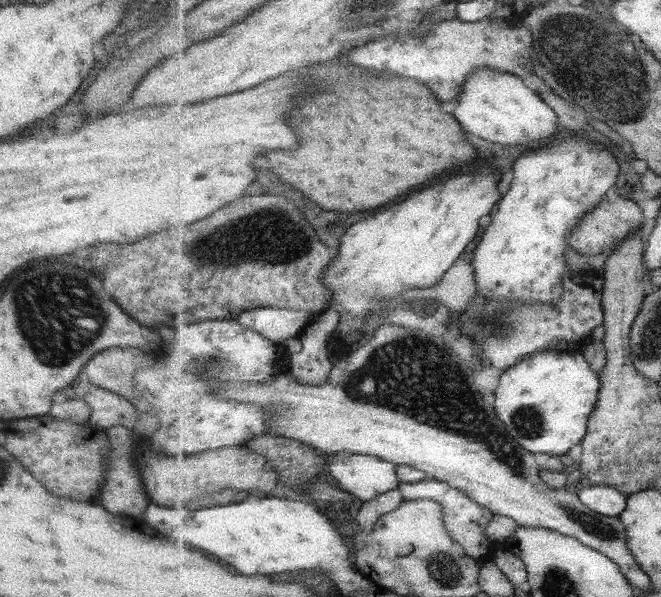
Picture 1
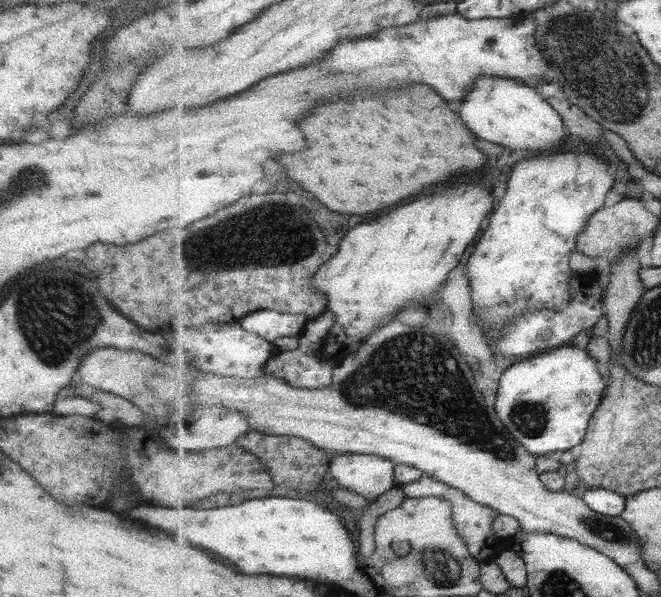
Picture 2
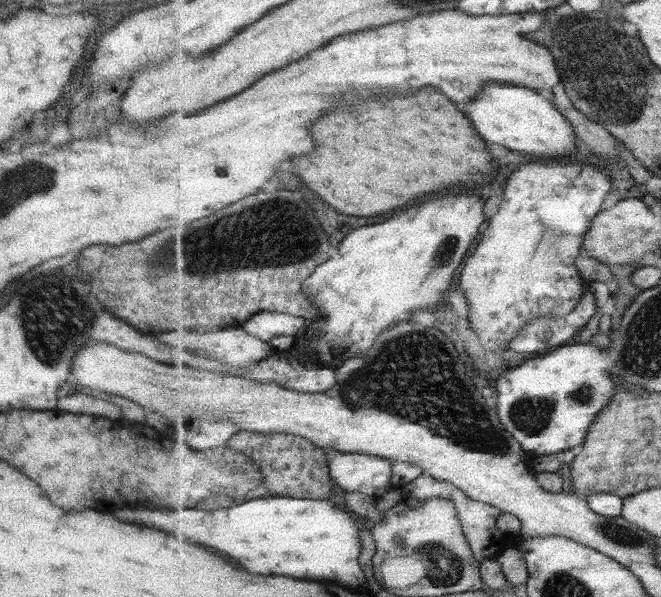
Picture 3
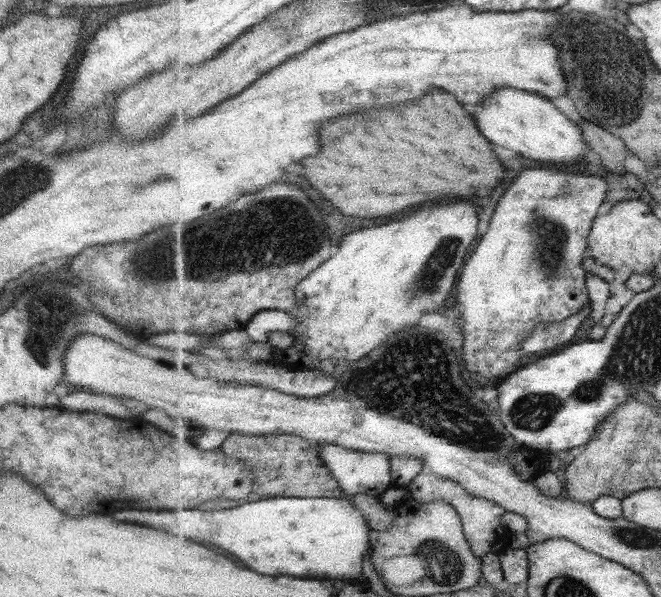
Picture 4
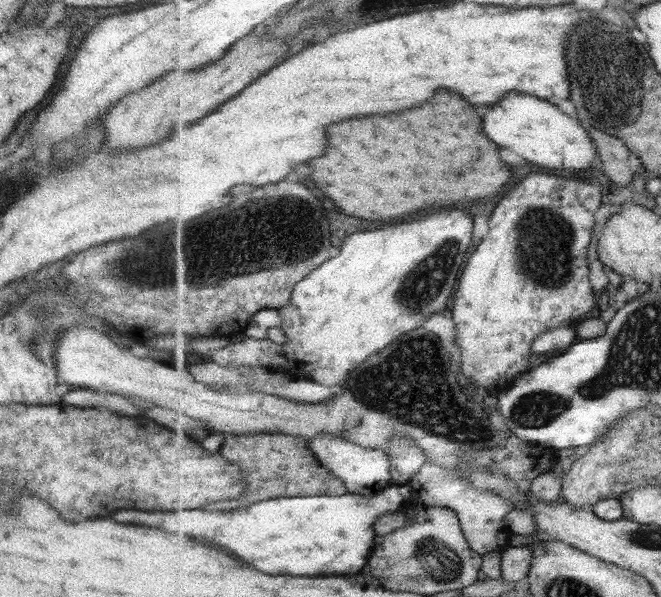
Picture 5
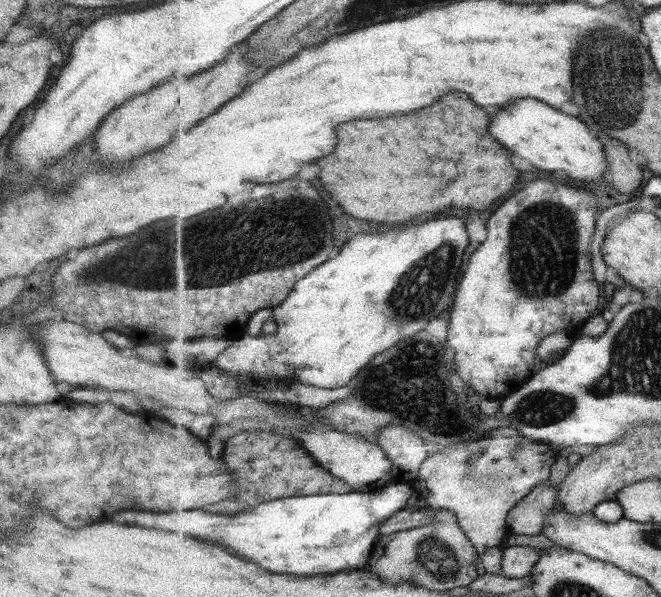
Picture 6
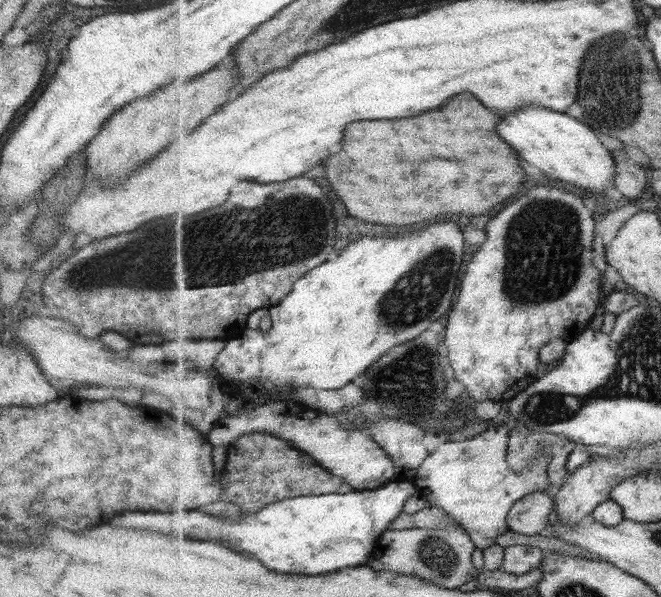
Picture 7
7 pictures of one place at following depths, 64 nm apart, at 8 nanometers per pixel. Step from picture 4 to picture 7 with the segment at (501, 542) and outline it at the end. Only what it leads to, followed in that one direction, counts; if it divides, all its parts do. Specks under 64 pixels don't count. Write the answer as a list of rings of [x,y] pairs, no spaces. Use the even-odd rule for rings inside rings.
[[[495,426],[487,432],[479,433],[475,438],[464,441],[447,441],[438,446],[421,465],[417,477],[413,482],[417,485],[419,494],[427,499],[431,506],[444,508],[457,523],[471,535],[476,548],[484,551],[486,548],[496,544],[498,536],[510,531],[507,522],[509,511],[513,505],[527,494],[537,491],[555,492],[551,478],[548,473],[548,464],[551,460],[550,454],[538,454],[532,464],[523,472],[513,472],[507,462],[507,453],[510,443],[511,429],[506,426]]]

